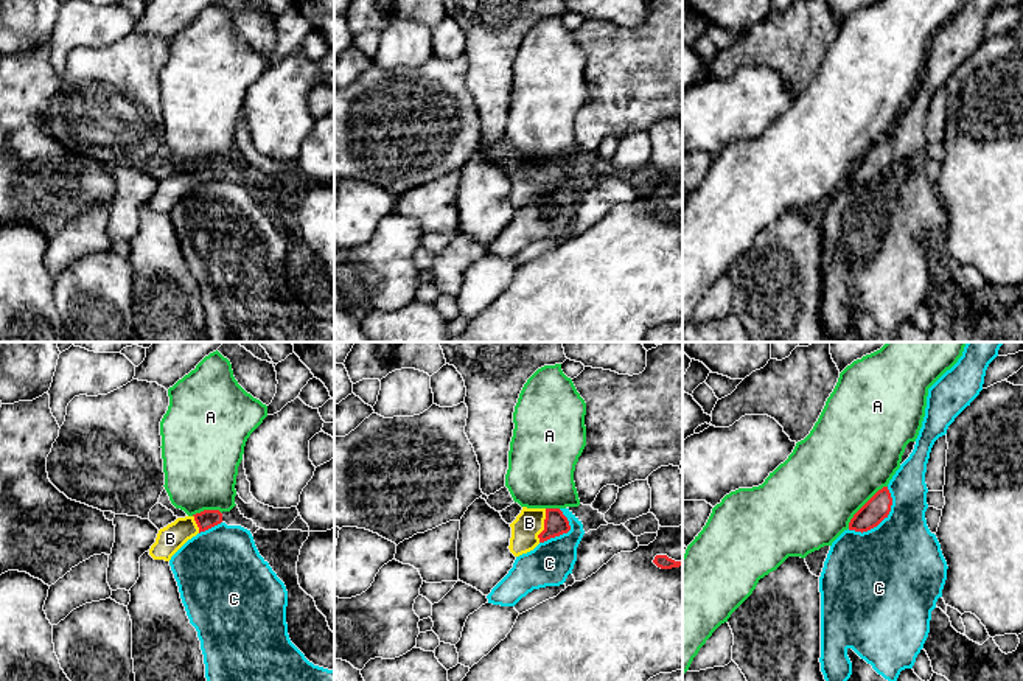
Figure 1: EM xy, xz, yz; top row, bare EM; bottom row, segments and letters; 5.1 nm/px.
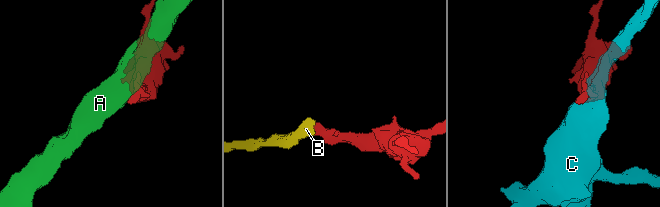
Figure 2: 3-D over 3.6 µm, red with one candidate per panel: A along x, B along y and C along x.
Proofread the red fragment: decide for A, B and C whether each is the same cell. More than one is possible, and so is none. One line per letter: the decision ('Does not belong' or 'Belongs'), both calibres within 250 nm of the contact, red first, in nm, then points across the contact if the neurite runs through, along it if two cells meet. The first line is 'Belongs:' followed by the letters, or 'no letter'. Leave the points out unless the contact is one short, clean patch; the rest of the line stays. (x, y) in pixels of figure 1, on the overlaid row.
Belongs: B
A: Does not belong. Thickness 120 nm (red) against 460 nm. Boundary: yz (886, 485), (854, 515), (848, 527)
B: Belongs. Thickness 120 nm (red) against 150 nm. Path across: xz (555, 523), (544, 526), (529, 523)
C: Does not belong. Thickness 120 nm (red) against 480 nm

